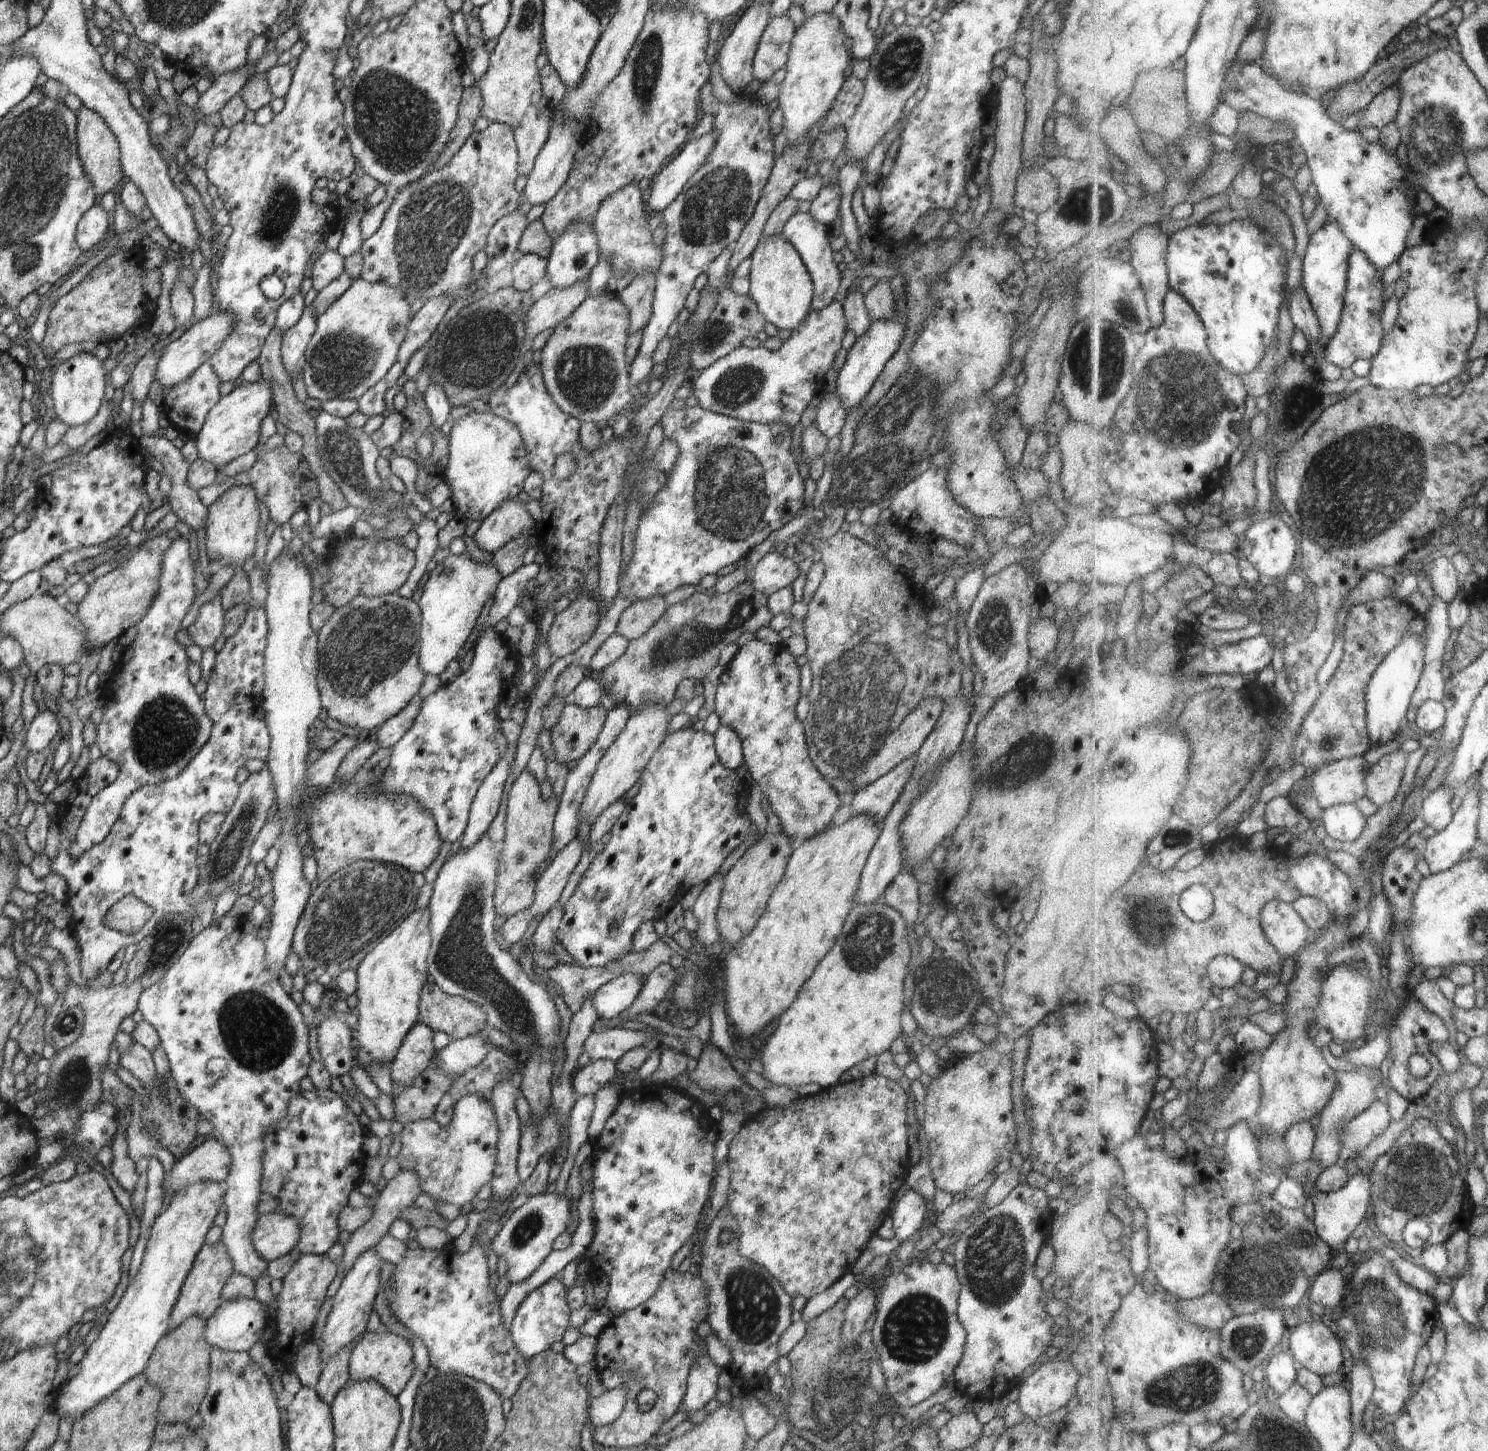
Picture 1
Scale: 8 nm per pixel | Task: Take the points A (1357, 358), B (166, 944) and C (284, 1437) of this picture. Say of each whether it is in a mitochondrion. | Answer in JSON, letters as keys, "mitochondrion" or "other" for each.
{"A":"other","B":"mitochondrion","C":"other"}

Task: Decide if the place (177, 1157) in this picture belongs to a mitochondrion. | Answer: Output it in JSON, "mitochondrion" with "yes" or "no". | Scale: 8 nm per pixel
{"mitochondrion":"no"}

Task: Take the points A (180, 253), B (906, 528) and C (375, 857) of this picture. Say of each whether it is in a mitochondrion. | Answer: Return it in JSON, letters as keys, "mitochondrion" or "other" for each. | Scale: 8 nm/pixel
{"A":"other","B":"other","C":"mitochondrion"}

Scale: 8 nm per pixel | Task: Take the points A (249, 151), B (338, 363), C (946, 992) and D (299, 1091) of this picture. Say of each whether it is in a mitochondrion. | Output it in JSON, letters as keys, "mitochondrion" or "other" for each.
{"A":"other","B":"mitochondrion","C":"mitochondrion","D":"other"}

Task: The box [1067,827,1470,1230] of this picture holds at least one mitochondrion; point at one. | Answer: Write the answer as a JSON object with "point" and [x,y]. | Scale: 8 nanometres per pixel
{"point":[1421,1172]}

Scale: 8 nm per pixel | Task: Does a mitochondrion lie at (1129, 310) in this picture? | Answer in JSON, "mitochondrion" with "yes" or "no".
{"mitochondrion":"yes"}

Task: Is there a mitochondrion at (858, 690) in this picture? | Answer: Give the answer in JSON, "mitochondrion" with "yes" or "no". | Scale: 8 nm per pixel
{"mitochondrion":"yes"}

